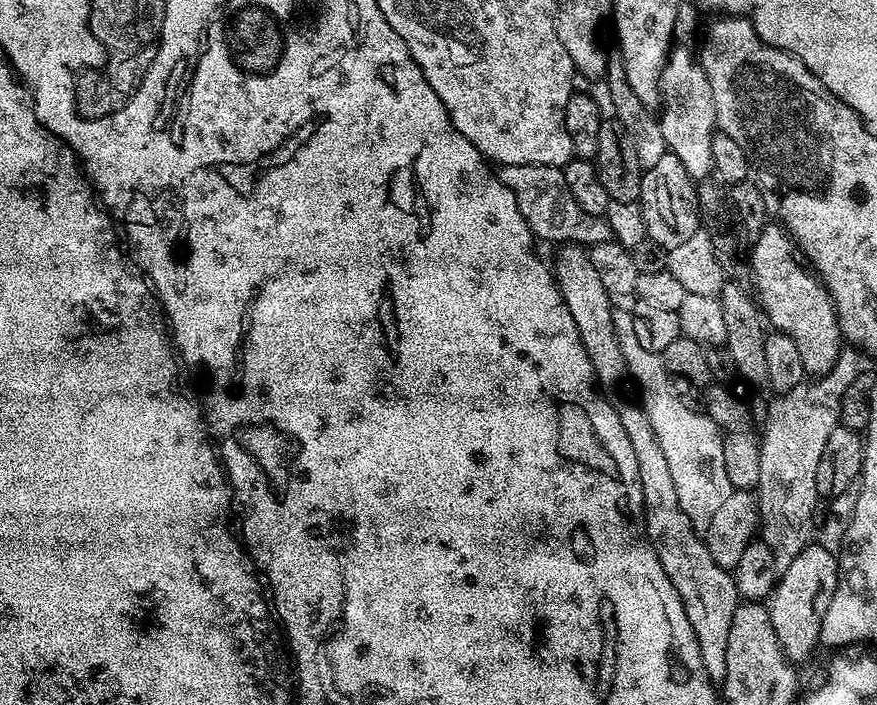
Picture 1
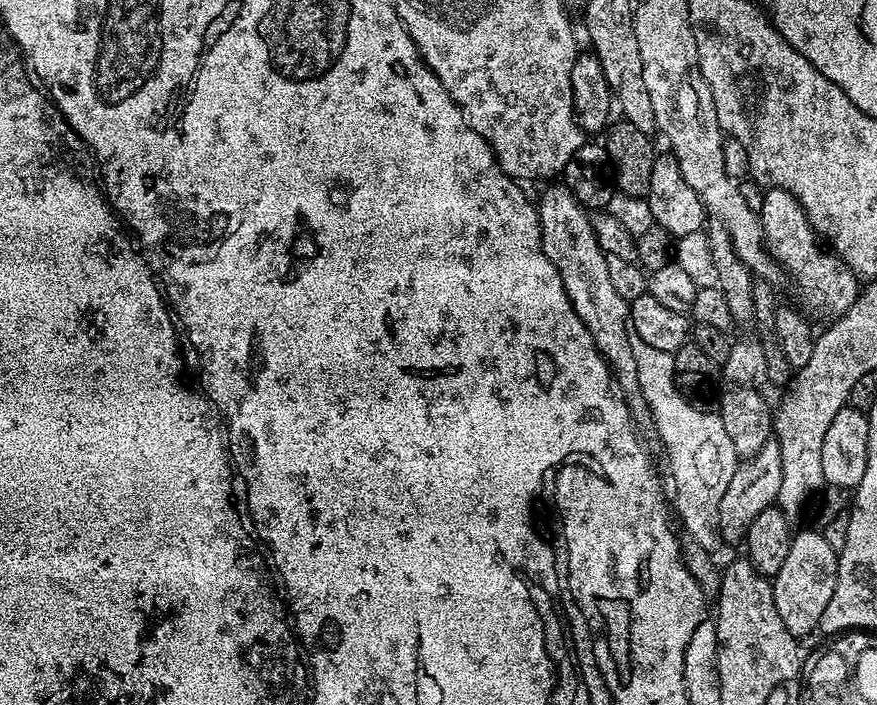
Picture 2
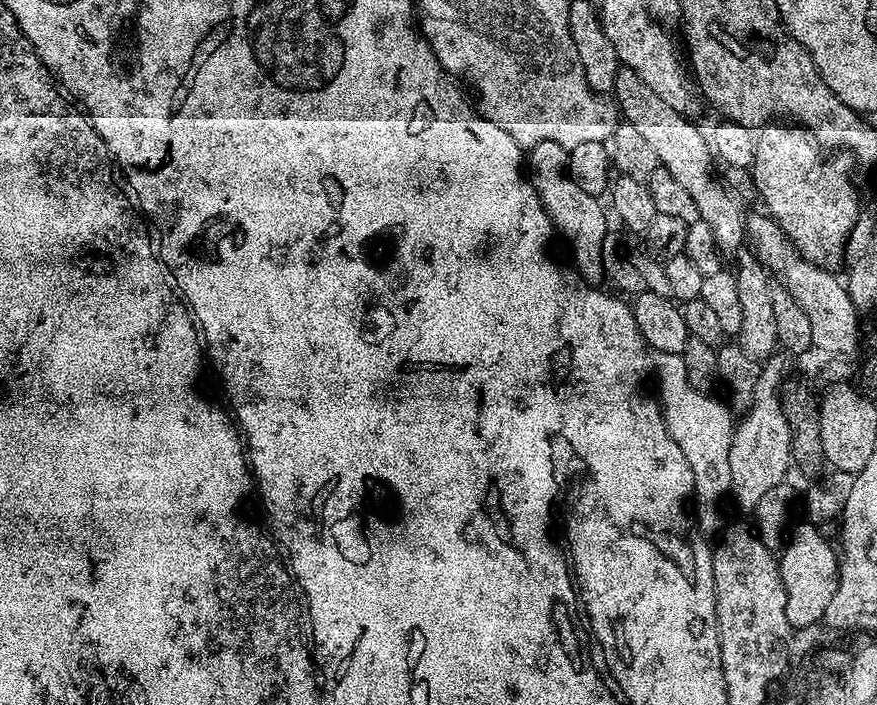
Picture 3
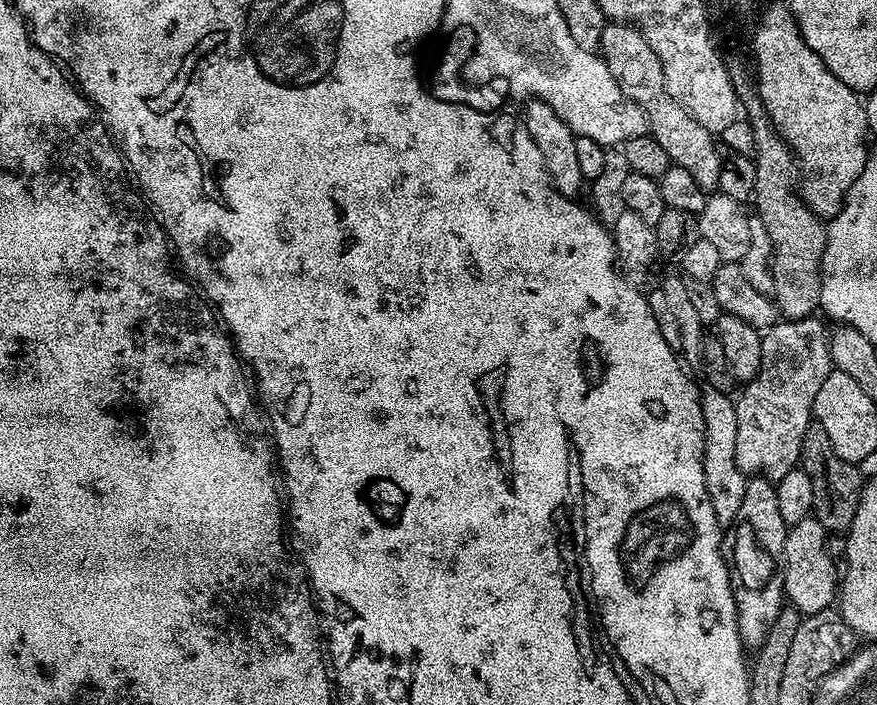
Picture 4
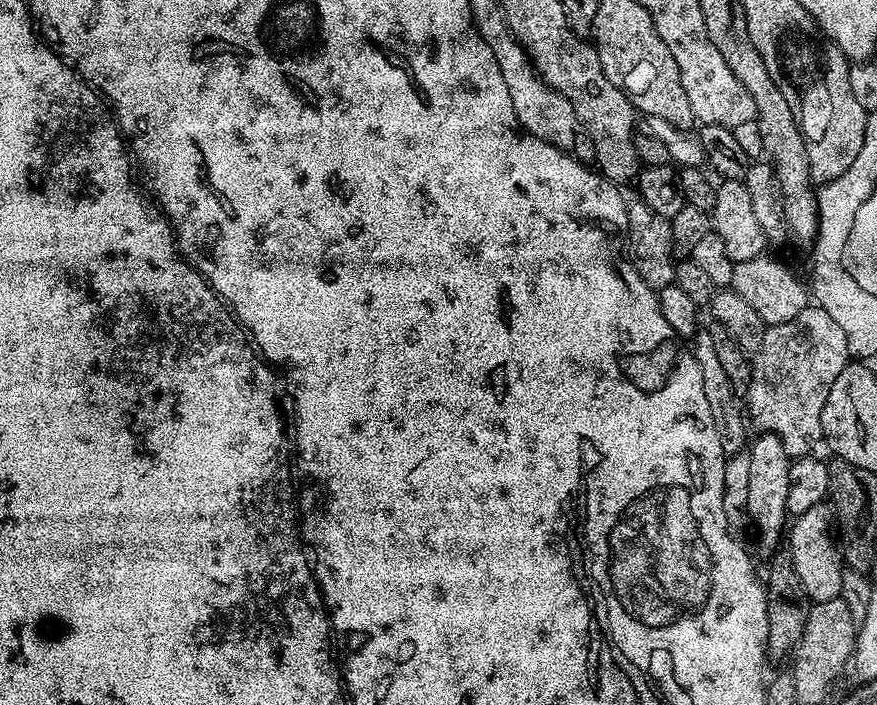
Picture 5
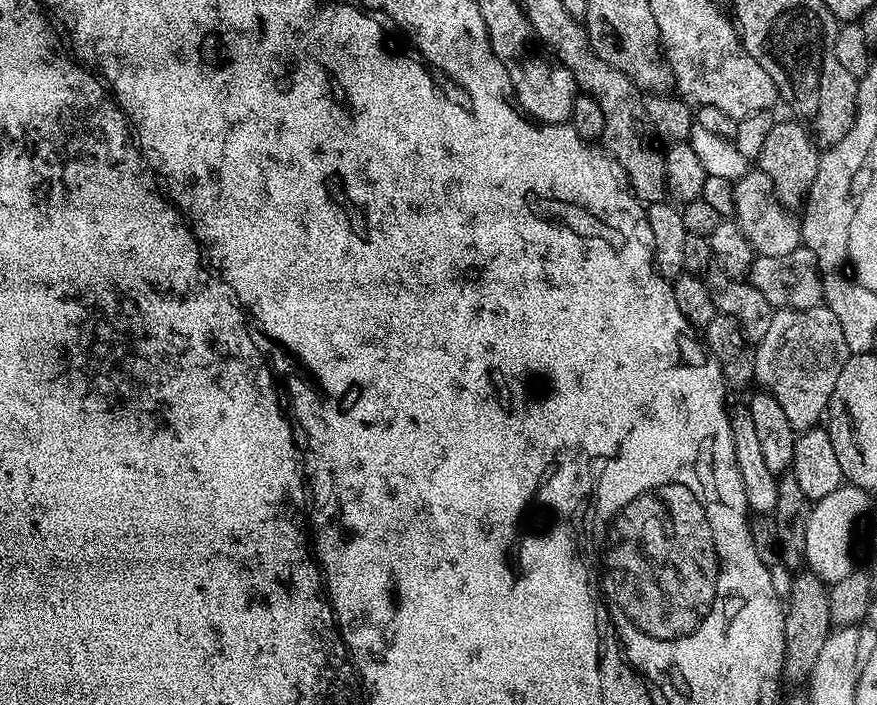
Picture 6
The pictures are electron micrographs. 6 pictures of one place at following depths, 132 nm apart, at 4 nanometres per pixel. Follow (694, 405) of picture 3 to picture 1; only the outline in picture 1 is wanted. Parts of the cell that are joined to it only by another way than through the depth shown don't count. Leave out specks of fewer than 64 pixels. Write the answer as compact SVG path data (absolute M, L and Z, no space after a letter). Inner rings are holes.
M616 310L613 311L612 317L614 318L616 341L622 350L622 358L626 358L628 375L633 381L636 379L636 384L640 387L639 403L643 404L646 414L650 418L650 426L654 426L654 434L658 438L658 442L662 442L662 454L666 454L666 463L670 466L671 477L674 478L674 490L678 492L678 502L697 530L706 529L710 526L710 521L713 520L716 511L722 506L722 502L726 502L728 495L734 491L730 478L726 478L726 461L722 458L725 433L707 414L687 408L672 393L674 380L668 375L663 355L646 350L638 342L638 337L634 334L631 311Z

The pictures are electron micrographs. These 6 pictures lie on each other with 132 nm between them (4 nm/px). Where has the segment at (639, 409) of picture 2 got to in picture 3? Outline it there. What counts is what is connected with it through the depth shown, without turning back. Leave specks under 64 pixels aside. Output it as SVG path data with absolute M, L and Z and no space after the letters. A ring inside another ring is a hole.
M540 142L538 146L534 146L526 156L526 171L531 179L532 185L534 186L534 190L537 192L537 194L540 196L540 201L544 204L544 208L548 212L548 217L552 220L552 227L555 229L555 231L558 233L559 239L560 236L562 239L565 240L566 243L568 243L568 248L570 251L572 251L572 260L571 263L574 265L577 272L580 273L580 277L583 278L583 280L587 280L589 284L596 286L599 285L601 281L605 279L604 275L604 249L606 247L606 241L604 239L608 236L608 216L609 213L606 211L604 213L604 208L602 205L600 205L601 201L597 199L595 196L591 196L590 194L586 194L586 190L582 190L582 186L578 186L578 182L574 182L574 178L570 178L570 174L568 173L568 154L569 149L563 148L562 146L558 146L556 142Z

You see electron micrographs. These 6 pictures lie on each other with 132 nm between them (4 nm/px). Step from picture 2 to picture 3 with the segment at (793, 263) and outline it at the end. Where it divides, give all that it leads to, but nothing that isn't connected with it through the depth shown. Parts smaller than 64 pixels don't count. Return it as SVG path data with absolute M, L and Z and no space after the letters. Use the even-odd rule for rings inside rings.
M769 122L757 131L756 160L750 169L759 194L759 203L764 203L767 215L790 238L792 245L819 268L836 270L845 263L848 239L857 231L860 220L860 196L852 181L854 157L847 150L832 150L827 154L807 128L789 126L784 122Z

